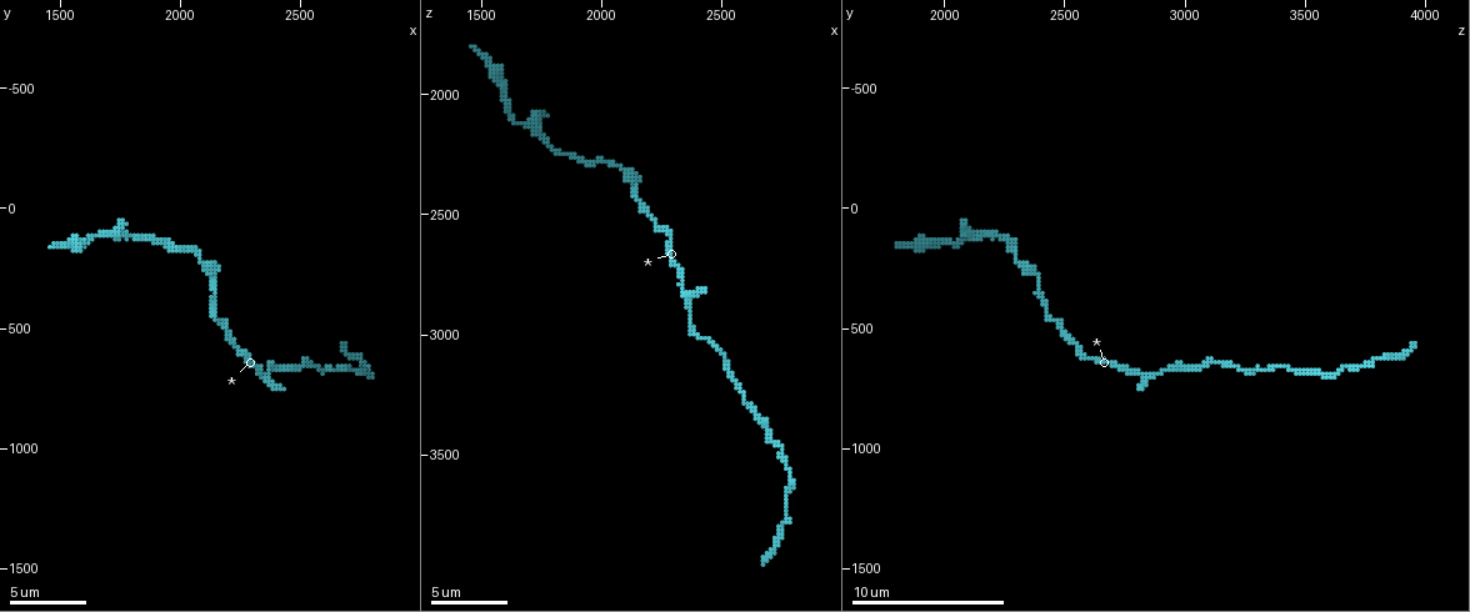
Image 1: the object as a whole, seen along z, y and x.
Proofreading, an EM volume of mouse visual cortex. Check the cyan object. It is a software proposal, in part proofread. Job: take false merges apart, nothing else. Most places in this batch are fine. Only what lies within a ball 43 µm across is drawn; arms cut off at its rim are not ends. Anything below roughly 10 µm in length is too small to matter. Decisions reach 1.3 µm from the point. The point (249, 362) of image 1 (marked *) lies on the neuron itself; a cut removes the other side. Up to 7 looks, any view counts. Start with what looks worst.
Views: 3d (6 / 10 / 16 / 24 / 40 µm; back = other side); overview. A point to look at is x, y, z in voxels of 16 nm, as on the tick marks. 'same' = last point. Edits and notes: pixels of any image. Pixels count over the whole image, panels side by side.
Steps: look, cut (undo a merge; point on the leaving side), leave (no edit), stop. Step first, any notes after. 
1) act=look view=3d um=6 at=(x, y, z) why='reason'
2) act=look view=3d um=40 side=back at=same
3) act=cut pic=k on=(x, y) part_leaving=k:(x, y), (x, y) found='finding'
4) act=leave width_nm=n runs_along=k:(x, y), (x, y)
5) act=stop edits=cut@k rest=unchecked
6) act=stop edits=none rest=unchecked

act=look view=3d um=10 at=(1670, 100, 2110) why='narrows sharply'

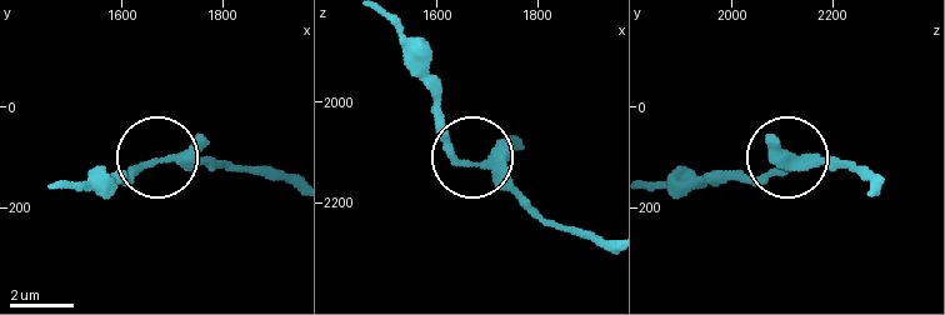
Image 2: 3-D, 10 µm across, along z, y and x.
act=leave found='continuous, no second neuron'

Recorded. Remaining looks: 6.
act=look view=3d um=10 at=(2410, 680, 3020) why='narrows sharply'

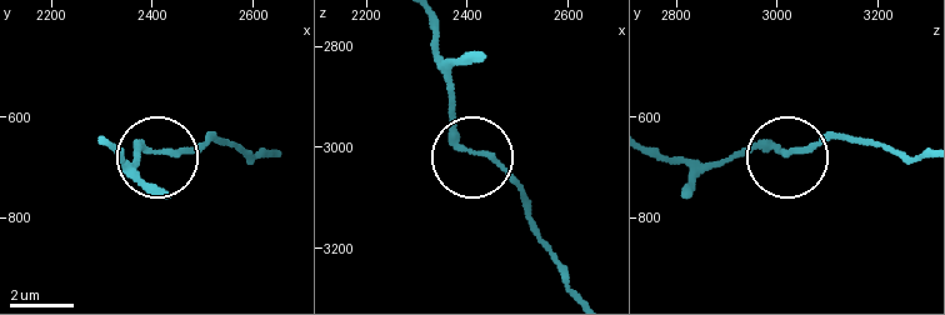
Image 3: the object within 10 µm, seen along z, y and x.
act=leave runs_along=3:(656, 156), (713, 163), (801, 154), (830, 140) found='one neuron here'

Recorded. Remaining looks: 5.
act=look view=3d um=6 at=(2080, 210, 2300) why='thick turns thin'

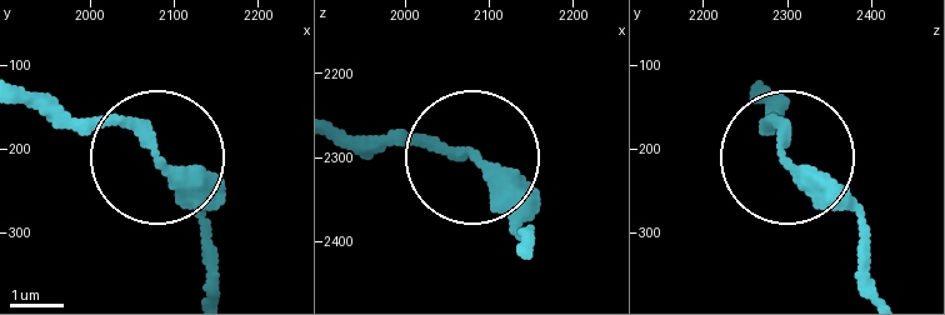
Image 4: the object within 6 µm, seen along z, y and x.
act=leave runs_along=4:(213, 291), (208, 206), (145, 144), (43, 94) found='continuous, no second neuron'

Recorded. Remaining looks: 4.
act=stop edits=none rest=unchecked

